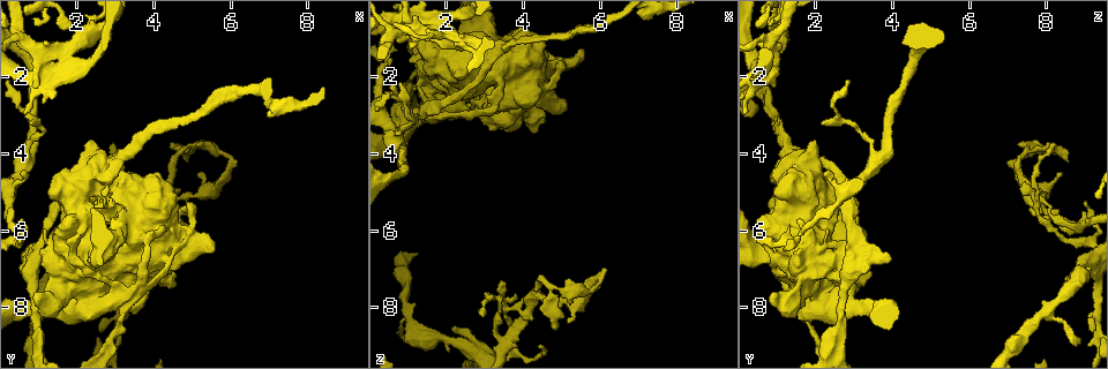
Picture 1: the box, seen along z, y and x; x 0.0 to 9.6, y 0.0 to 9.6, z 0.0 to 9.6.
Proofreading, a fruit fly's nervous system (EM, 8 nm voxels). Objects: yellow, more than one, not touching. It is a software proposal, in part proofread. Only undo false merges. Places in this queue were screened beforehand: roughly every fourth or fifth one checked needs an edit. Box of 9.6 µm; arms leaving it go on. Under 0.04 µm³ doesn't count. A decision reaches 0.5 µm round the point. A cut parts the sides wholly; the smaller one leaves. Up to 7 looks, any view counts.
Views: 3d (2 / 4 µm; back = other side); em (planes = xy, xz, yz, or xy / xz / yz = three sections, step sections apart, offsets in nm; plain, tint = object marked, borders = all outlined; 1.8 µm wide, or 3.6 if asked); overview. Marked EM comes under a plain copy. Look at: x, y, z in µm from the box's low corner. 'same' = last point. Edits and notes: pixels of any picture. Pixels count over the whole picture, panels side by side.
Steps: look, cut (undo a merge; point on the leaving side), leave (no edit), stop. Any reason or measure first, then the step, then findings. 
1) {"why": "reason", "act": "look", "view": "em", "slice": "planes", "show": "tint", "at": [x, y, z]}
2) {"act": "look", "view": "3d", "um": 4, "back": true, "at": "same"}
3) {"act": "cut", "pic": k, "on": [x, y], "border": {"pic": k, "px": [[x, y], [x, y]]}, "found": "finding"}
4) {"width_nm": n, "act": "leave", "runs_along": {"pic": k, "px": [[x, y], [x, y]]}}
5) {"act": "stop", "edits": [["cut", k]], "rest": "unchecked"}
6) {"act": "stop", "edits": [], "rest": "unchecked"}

{"why": "thick turns thin", "act": "look", "view": "em", "slice": "yz", "step": 4, "show": "tint", "at": [1.85, 7.00, 8.80]}

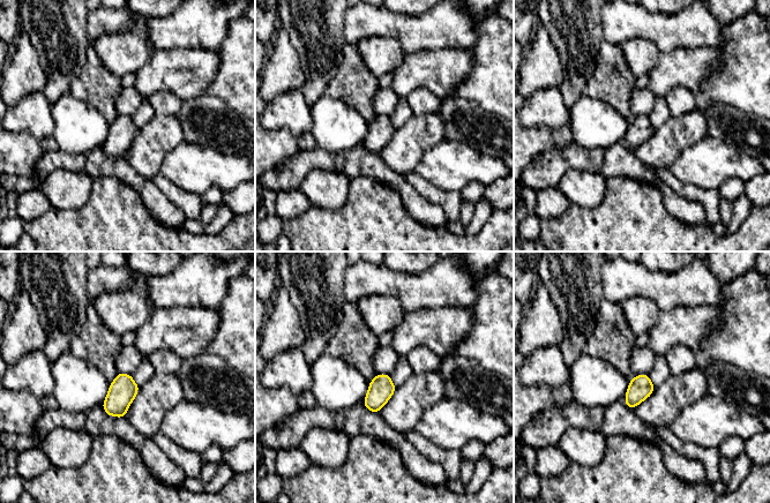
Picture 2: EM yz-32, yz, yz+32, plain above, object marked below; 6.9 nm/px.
{"act": "look", "view": "em", "slice": "xz", "step": 16, "show": "tint", "at": "same"}

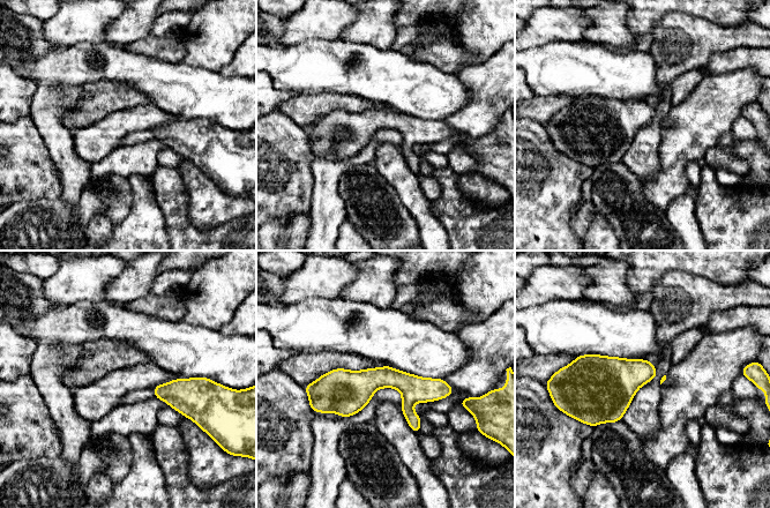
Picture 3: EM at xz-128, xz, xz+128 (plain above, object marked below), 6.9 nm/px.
{"act": "leave", "runs_along": {"pic": 3, "px": [[316, 386], [401, 380], [450, 390]]}, "found": "one neuron here"}

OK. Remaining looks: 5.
{"why": "closes a loop", "act": "look", "view": "em", "slice": "xz", "step": 8, "show": "tint", "at": [5.75, 4.05, 7.60]}

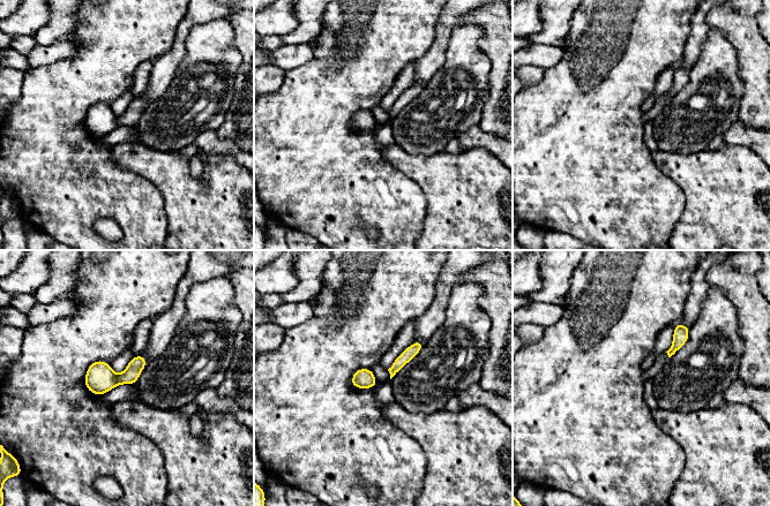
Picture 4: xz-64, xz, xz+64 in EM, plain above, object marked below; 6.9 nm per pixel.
{"why": "another direction", "act": "look", "view": "em", "slice": "planes", "show": "borders", "at": "same"}

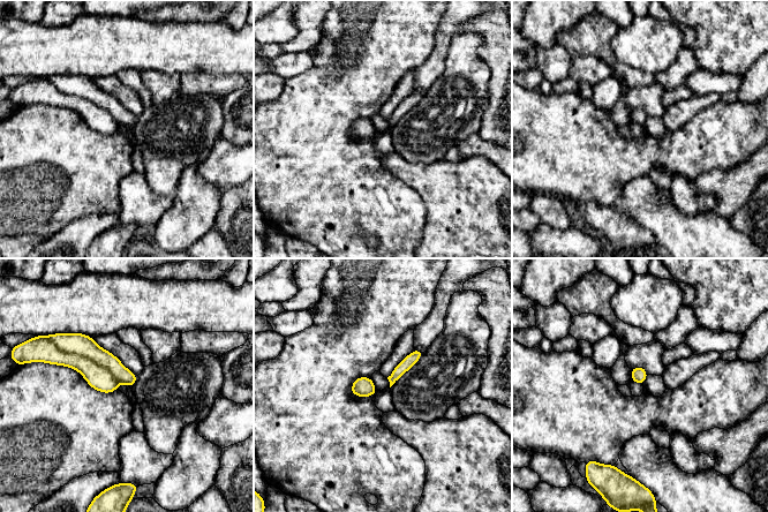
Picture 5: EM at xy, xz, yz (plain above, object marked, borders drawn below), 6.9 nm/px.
{"act": "cut", "pic": 5, "on": [98, 377], "border": {"pic": 5, "px": [[55, 346], [91, 359], [119, 382]]}, "found": "two neurons meet here"}

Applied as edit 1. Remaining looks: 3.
{"why": "looks like a crossing", "act": "look", "view": "3d", "um": 2, "at": [1.10, 1.45, 0.85]}

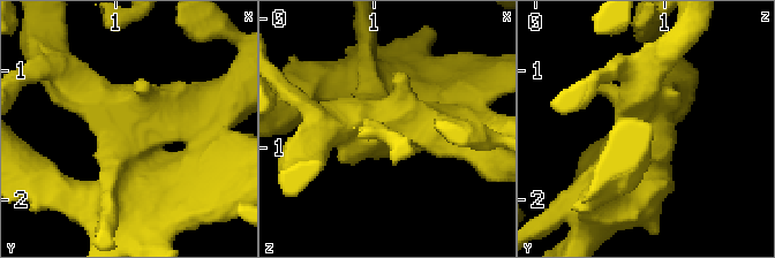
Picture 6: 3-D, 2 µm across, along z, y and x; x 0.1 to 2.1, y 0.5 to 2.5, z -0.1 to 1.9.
{"why": "need the tissue", "act": "look", "view": "em", "slice": "planes", "show": "borders", "at": [1.14, 1.46, 0.84]}

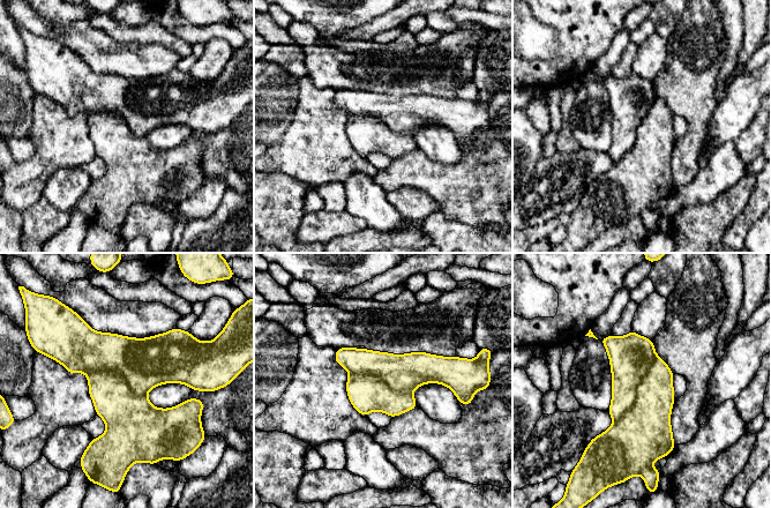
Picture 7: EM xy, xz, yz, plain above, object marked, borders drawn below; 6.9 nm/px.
{"width_nm": 420, "act": "cut", "pic": 7, "on": [630, 356], "border": {"pic": 7, "px": [[656, 355], [635, 401], [614, 421]]}, "found": "two neurons meet here"}

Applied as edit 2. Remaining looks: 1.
{"act": "stop", "edits": [["cut", 5], ["cut", 7]], "rest": "unchecked"}

